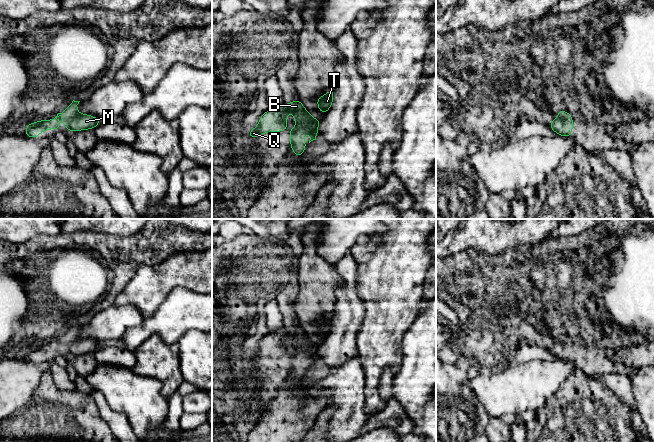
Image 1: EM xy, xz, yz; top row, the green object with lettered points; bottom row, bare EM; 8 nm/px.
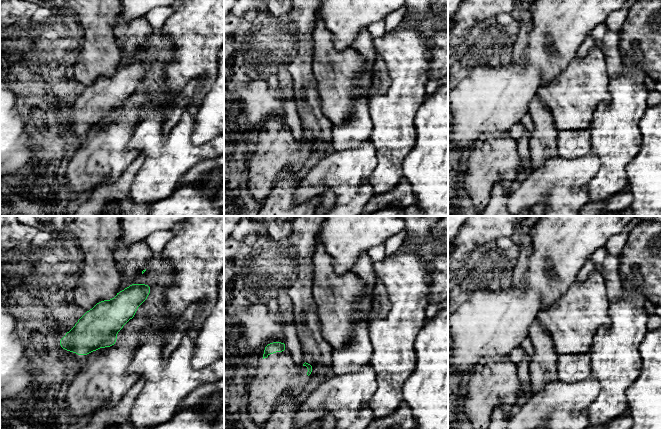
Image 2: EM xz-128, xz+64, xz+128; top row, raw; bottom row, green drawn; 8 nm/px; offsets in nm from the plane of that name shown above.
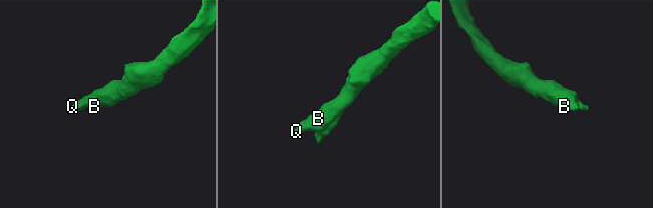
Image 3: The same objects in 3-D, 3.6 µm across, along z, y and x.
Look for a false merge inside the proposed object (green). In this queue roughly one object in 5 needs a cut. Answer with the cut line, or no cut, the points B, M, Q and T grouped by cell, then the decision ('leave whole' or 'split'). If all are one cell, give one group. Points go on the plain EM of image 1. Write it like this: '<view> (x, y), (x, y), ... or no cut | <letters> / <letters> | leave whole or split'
no cut | B M Q T | leave whole

